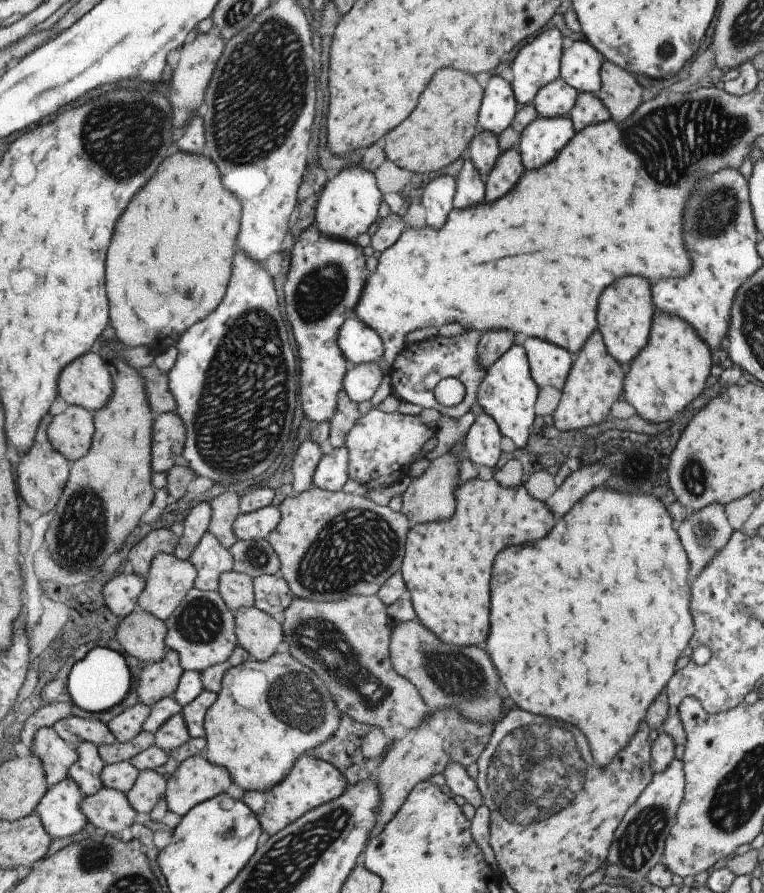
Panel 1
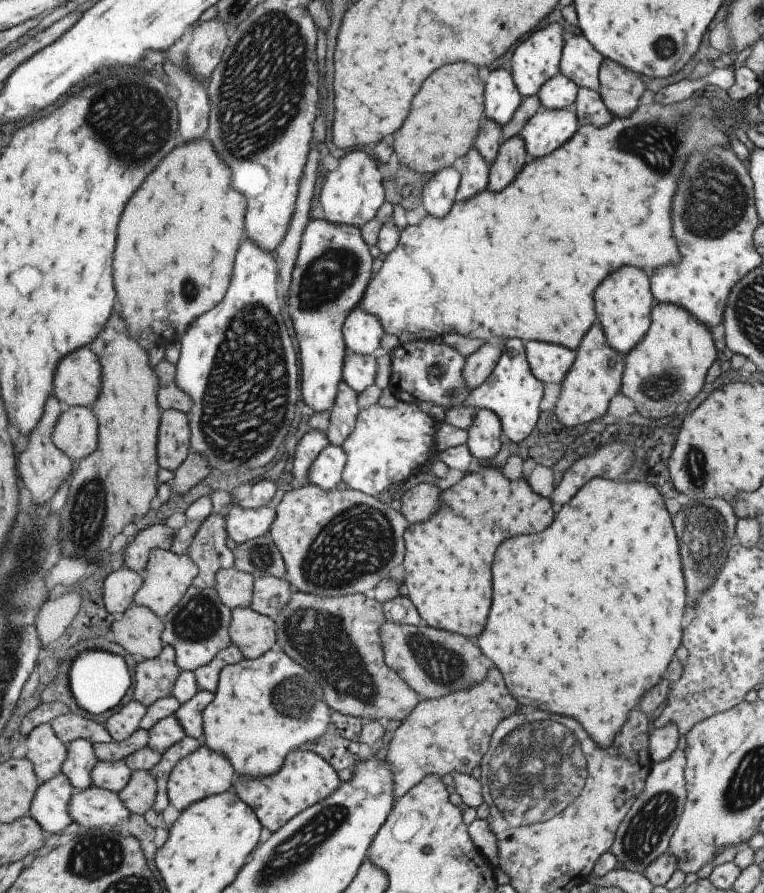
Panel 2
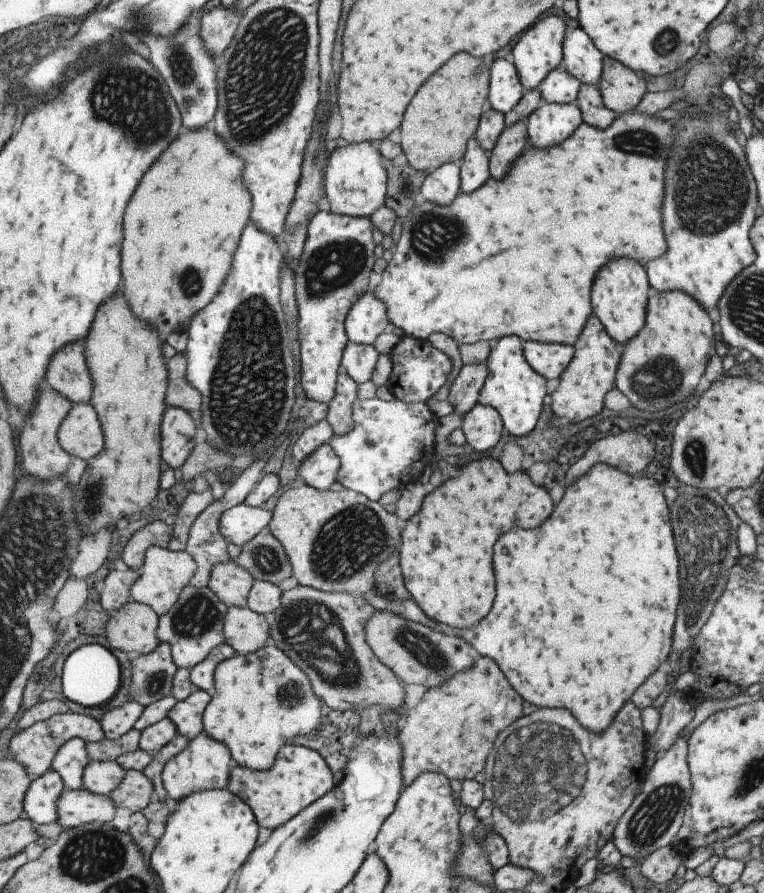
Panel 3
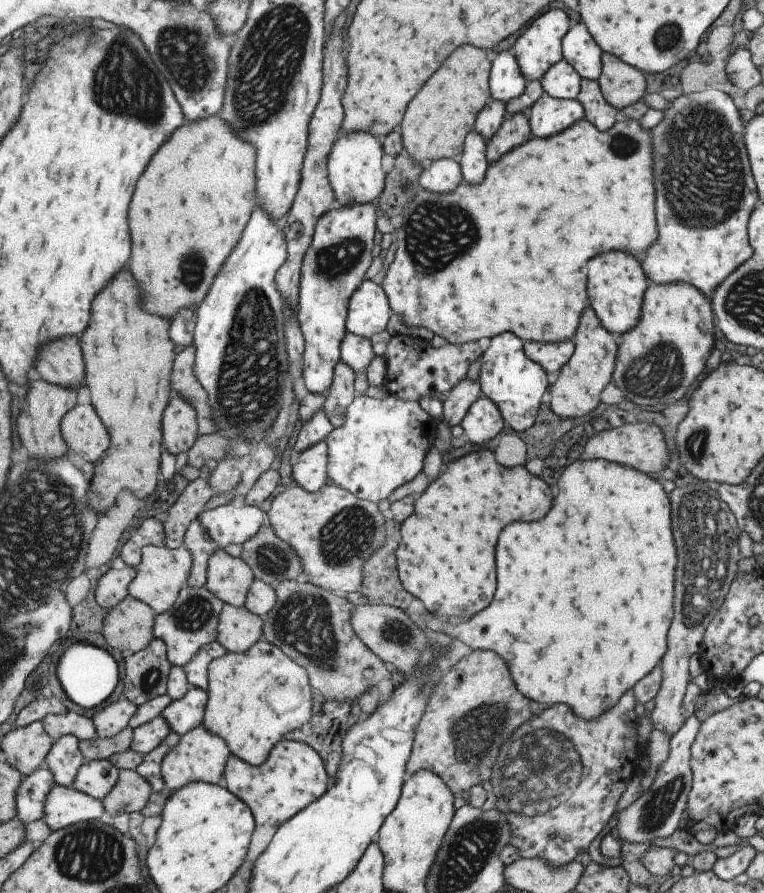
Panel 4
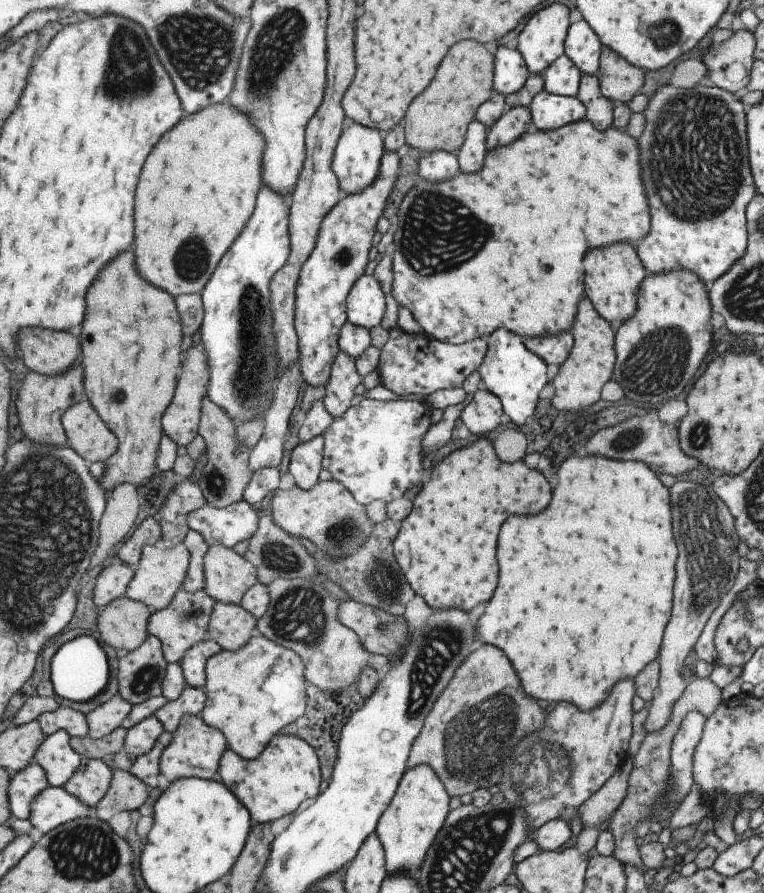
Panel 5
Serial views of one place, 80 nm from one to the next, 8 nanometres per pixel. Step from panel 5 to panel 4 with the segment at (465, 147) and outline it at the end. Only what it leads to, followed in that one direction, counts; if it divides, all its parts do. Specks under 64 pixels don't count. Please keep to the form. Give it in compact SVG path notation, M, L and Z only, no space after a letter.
M474 128L465 135L457 162L463 182L474 185L483 178L488 165L486 140Z

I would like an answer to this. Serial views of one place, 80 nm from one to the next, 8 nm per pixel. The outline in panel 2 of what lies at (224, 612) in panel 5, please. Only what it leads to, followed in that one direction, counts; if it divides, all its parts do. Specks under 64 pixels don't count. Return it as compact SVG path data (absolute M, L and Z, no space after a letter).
M249 607L230 610L227 632L245 659L254 659L264 652L275 649L275 623L268 616L259 614Z

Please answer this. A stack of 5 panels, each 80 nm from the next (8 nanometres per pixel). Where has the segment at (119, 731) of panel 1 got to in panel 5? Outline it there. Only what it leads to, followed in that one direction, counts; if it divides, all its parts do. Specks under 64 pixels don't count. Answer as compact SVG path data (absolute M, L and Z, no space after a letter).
M118 694L84 715L87 723L87 735L98 739L113 731L131 710L131 705Z

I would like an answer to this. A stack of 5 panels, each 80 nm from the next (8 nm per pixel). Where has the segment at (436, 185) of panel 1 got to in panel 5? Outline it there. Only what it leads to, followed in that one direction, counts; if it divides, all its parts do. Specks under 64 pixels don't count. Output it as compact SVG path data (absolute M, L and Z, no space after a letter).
M434 150L422 153L418 160L419 178L426 181L442 181L459 172L455 152Z

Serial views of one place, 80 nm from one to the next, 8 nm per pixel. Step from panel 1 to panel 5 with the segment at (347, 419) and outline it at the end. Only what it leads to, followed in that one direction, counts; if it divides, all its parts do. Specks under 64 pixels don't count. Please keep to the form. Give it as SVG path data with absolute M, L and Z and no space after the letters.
M338 351L331 363L321 401L333 419L340 417L350 407L354 389L362 382L354 362L352 356Z

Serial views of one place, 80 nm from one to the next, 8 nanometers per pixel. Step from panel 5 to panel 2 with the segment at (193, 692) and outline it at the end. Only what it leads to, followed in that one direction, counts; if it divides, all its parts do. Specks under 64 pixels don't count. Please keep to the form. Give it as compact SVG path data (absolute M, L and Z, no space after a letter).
M198 690L187 702L175 709L172 715L179 721L185 737L201 740L202 710L213 700L213 695L212 692Z

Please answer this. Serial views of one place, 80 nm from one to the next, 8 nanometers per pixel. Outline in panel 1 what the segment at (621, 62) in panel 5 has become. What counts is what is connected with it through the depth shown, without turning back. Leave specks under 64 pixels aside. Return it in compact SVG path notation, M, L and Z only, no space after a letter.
M603 59L600 89L595 93L616 123L623 122L641 103L641 85L634 75Z

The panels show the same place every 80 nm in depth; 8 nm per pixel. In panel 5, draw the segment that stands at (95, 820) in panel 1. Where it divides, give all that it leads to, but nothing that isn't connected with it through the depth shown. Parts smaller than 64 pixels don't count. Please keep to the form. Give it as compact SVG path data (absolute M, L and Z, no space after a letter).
M47 786L31 804L27 820L36 835L79 817L92 816L92 810L70 795L63 787Z

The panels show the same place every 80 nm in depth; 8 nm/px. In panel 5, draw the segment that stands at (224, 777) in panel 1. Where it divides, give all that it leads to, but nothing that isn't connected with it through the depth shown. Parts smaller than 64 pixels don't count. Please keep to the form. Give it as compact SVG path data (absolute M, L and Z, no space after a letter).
M189 715L181 720L172 732L170 743L161 751L158 760L159 773L163 774L169 783L183 777L217 778L218 760L226 748L226 740L221 731L203 722L200 716Z

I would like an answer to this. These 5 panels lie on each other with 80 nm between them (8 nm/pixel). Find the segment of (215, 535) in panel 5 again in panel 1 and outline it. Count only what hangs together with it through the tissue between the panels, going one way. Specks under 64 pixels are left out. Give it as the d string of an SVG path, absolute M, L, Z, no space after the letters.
M274 503L248 513L239 513L232 520L231 530L237 541L265 539L279 519L280 512Z

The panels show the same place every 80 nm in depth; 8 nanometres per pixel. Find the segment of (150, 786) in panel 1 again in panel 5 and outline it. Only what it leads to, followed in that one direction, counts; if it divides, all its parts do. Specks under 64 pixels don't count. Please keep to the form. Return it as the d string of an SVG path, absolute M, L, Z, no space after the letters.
M113 769L111 772L109 786L92 810L92 816L105 822L123 810L135 811L144 803L148 790L129 771Z

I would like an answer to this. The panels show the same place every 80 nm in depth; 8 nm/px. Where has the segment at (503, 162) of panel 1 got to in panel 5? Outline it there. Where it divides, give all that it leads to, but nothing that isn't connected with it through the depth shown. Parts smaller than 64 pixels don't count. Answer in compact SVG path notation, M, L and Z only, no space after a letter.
M525 105L508 107L495 122L486 129L484 145L489 148L502 147L518 139L526 130L531 128L530 112Z

